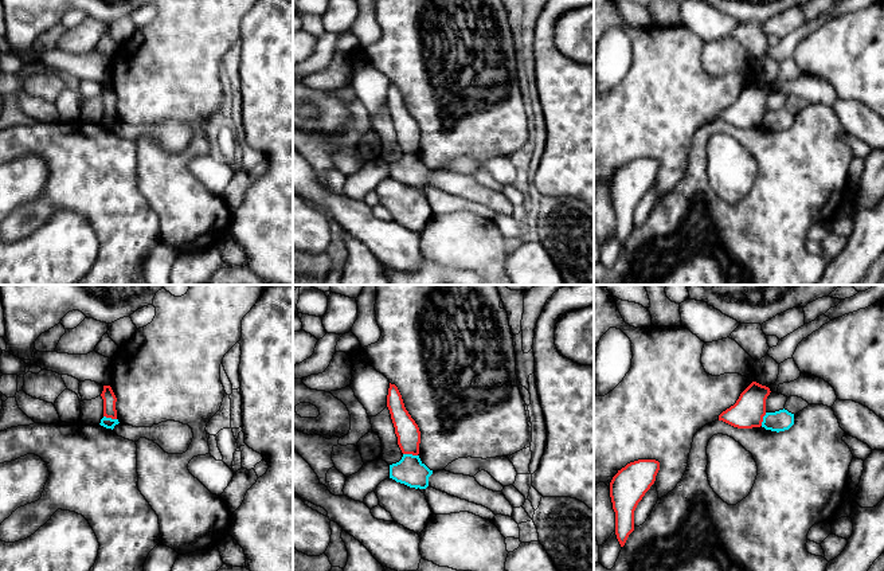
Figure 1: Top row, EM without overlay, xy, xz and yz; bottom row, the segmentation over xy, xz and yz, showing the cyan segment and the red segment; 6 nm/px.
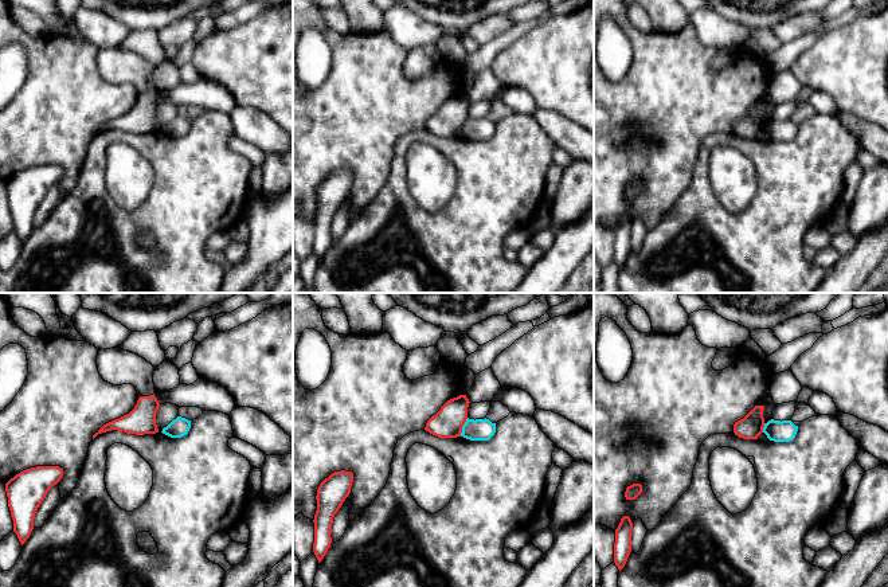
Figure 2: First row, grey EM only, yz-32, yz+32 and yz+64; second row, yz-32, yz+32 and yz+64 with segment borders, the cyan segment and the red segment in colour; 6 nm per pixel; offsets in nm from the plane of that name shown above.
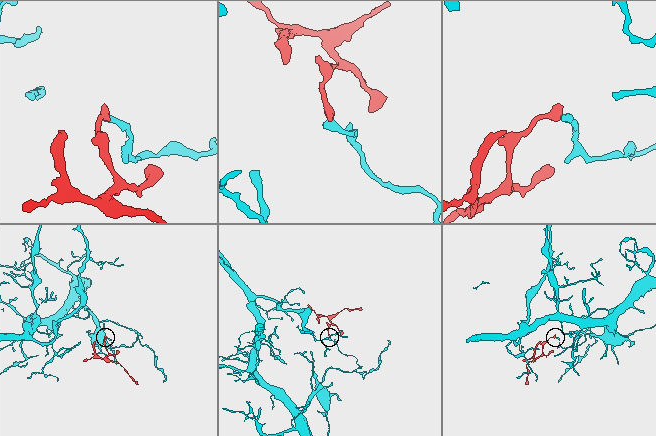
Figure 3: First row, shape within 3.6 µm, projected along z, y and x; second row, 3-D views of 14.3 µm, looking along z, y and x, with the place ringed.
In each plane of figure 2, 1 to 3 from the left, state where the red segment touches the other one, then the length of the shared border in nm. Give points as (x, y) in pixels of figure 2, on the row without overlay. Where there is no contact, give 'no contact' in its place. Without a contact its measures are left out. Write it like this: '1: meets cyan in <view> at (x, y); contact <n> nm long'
1: no contact
2: meets cyan in yz+32 at (462, 126); contact 120 nm long
3: meets cyan in yz+64 at (763, 126); contact 60 nm long

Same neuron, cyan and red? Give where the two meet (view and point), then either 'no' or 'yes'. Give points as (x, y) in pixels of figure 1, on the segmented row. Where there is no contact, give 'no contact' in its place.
meets cyan in xz at (410, 454); no

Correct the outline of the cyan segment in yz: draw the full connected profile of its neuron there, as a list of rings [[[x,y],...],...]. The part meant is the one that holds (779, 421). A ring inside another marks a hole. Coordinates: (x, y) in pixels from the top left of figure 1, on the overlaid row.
[[[785,408],[775,412],[766,412],[762,422],[762,427],[777,433],[789,430],[793,425],[794,414]]]

